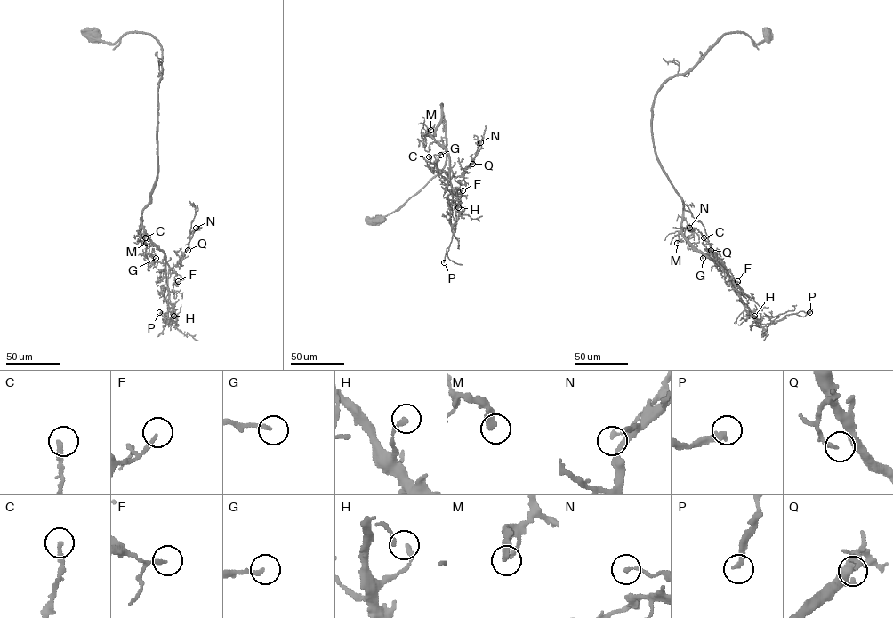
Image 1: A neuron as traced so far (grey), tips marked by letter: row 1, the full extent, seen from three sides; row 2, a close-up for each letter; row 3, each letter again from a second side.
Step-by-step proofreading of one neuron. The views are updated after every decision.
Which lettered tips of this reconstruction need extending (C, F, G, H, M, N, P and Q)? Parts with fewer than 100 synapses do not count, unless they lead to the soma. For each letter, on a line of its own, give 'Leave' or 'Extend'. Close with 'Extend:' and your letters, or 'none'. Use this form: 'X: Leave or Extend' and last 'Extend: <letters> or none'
C: Leave
F: Leave
G: Leave
H: Leave
M: Leave
N: Leave
P: Leave
Q: Leave
Extend: none

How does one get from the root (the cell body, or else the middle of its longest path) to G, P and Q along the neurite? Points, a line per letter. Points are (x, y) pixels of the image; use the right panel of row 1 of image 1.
G: (766, 35), (756, 44), (726, 33), (654, 101), (653, 146), (682, 202), (682, 236), (720, 261), (703, 258)
P: (766, 35), (726, 33), (668, 79), (652, 140), (682, 236), (757, 319), (809, 312)
Q: (766, 35), (756, 44), (726, 33), (654, 101), (653, 146), (682, 202), (682, 236), (724, 268), (711, 250)

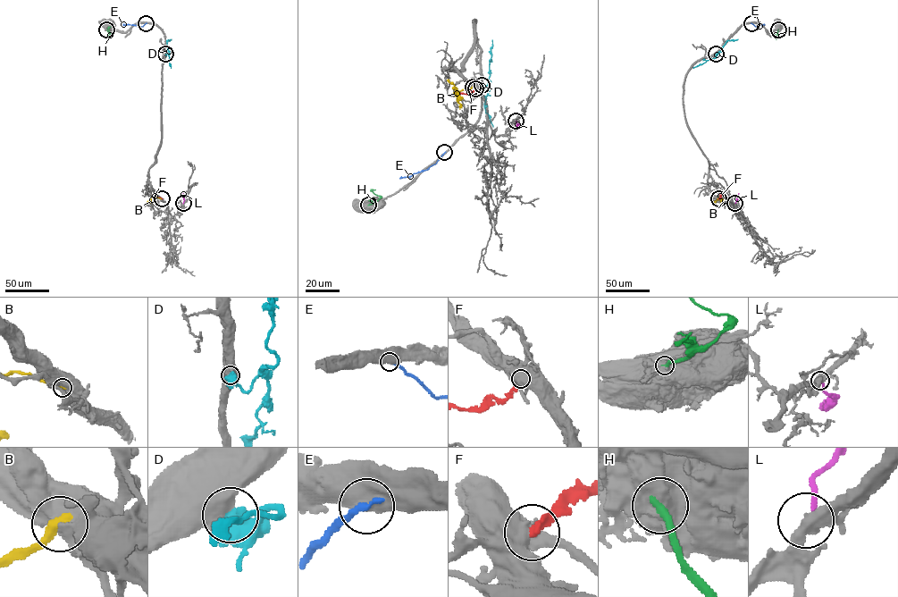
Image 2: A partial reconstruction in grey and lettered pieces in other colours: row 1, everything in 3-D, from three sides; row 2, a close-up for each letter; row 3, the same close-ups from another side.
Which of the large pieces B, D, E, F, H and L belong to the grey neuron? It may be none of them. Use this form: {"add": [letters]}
{"add": []}

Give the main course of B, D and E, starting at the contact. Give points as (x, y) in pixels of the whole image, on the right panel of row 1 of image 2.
B: (717, 198), (728, 203)
D: (716, 54), (728, 40), (738, 39)
E: (751, 23), (759, 27), (764, 23)

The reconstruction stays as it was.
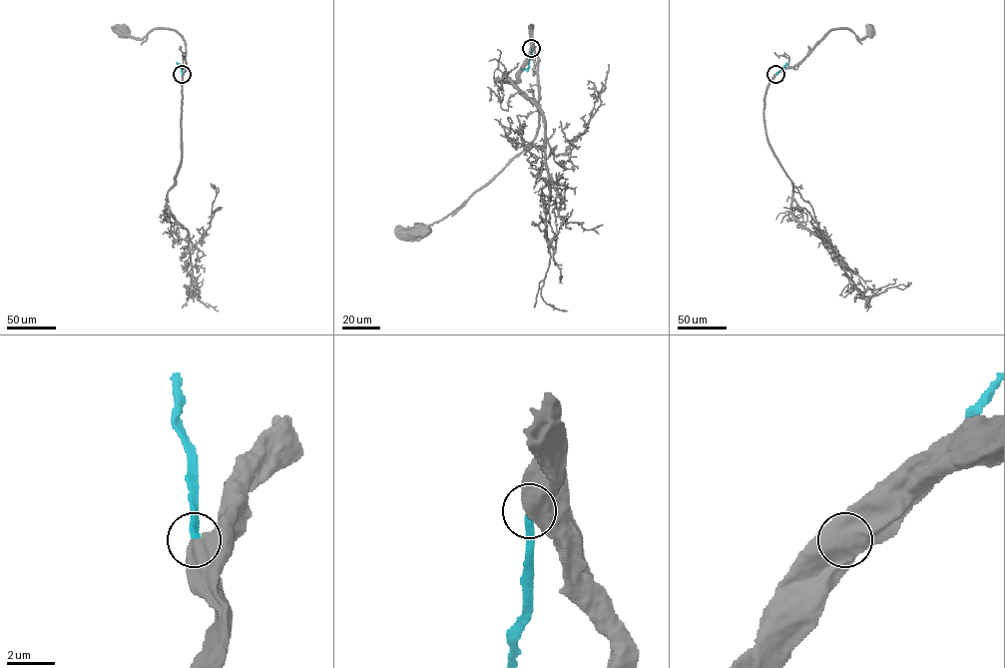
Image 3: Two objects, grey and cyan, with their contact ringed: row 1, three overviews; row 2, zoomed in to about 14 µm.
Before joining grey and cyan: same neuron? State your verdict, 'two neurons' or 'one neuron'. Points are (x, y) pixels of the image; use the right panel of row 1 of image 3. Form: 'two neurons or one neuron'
one neuron

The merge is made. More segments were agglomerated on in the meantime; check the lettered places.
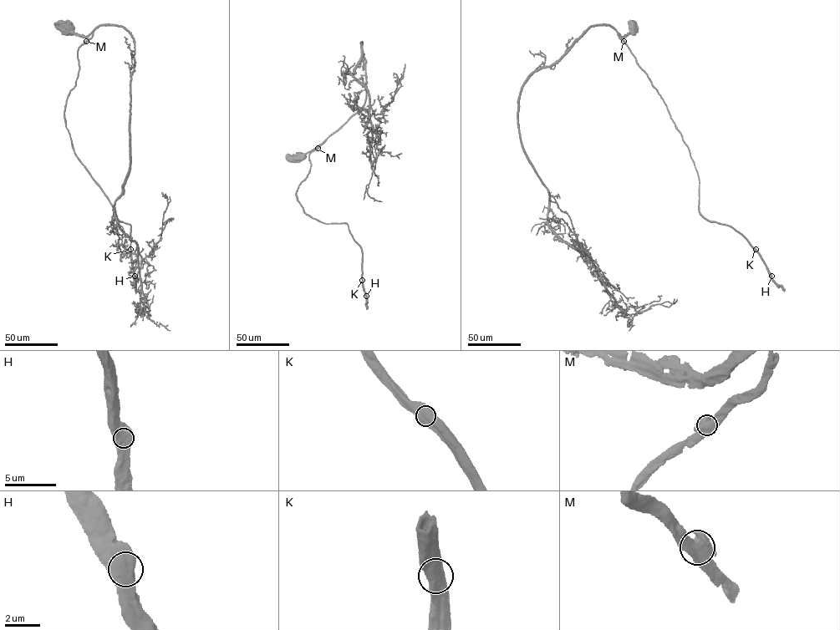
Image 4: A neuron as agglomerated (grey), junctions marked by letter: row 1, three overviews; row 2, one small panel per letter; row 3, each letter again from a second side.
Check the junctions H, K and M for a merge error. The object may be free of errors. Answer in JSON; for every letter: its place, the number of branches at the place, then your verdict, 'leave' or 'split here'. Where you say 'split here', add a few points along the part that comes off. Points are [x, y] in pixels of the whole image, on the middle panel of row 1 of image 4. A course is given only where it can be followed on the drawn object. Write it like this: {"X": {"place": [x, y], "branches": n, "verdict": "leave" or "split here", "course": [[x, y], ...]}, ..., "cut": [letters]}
{"H": {"place": [366, 296], "branches": 2, "verdict": "leave"}, "K": {"place": [362, 280], "branches": 2, "verdict": "leave"}, "M": {"place": [318, 148], "branches": 2, "verdict": "leave"}, "cut": []}

